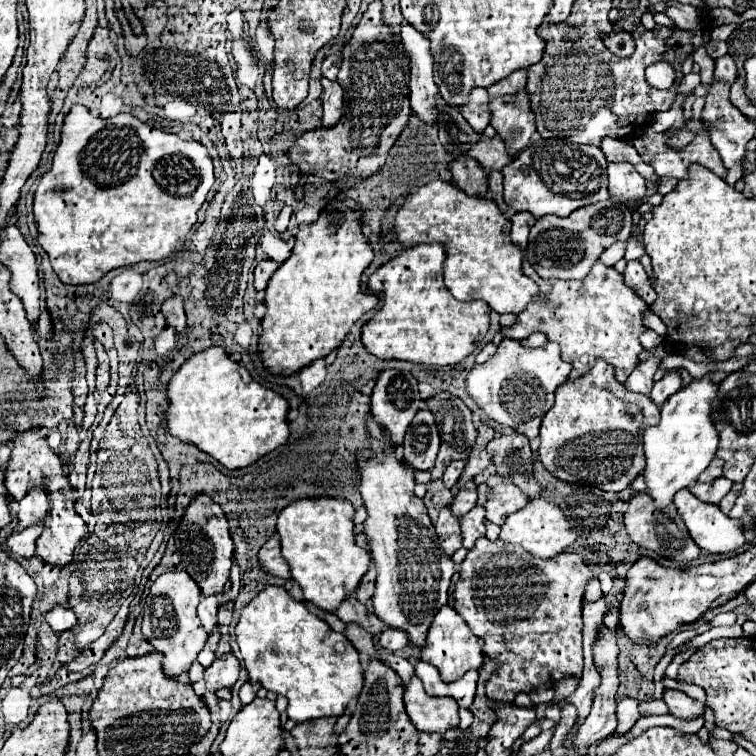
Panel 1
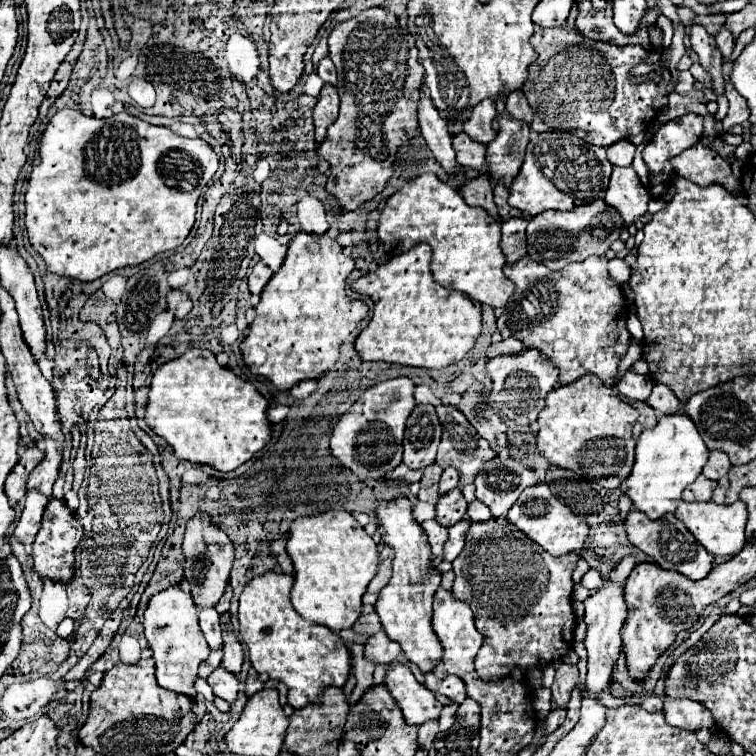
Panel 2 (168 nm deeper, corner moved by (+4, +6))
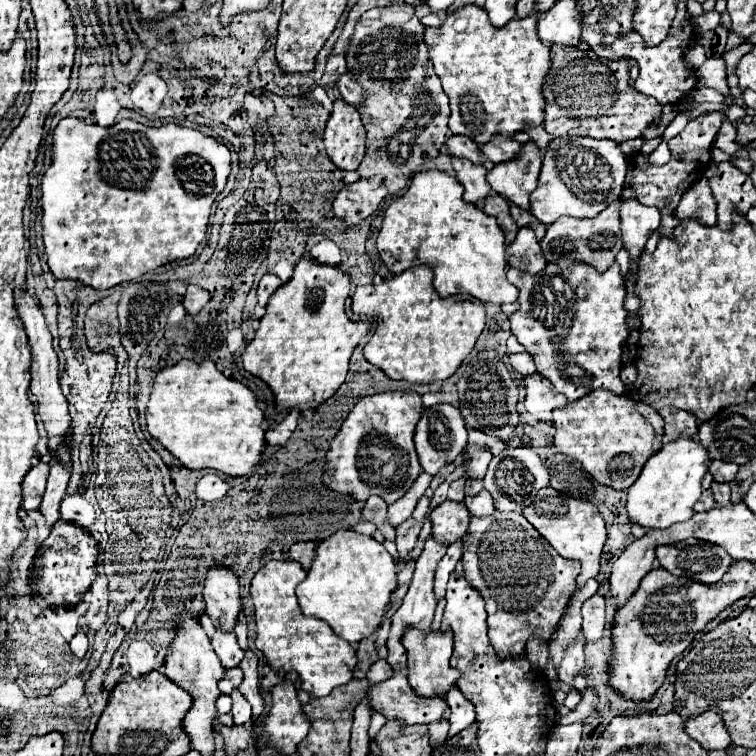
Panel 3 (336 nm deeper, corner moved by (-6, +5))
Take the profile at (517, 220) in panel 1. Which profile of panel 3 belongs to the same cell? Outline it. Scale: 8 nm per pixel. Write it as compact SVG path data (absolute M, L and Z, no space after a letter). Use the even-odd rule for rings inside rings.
M528 226L518 230L514 242L508 244L506 252L508 252L508 264L518 270L538 274L546 266L546 258L540 250L540 242L534 230Z

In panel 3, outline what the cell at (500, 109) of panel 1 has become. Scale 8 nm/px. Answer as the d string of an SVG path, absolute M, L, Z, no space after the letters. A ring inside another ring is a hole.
M528 140L526 144L522 144L520 158L496 164L488 172L488 182L496 194L528 210L530 206L528 196L536 188L540 166L542 166L542 150L532 140Z

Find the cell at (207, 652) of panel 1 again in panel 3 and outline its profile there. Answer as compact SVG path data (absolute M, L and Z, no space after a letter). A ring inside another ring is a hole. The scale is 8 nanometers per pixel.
M238 666L228 668L226 674L224 674L224 678L220 678L220 690L224 694L230 694L234 688L238 688L240 680L242 680L242 670Z

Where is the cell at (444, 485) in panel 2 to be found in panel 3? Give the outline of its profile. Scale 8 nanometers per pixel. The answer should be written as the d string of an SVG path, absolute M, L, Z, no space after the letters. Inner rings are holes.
M458 478L450 484L450 490L448 490L448 500L454 500L454 502L462 502L464 500L464 482L466 478Z

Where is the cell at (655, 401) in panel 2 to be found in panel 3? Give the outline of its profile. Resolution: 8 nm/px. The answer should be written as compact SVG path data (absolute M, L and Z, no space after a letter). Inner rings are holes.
M664 406L660 410L666 426L664 426L664 436L666 440L678 438L678 436L694 436L698 430L698 420L694 414L688 414L686 410L672 410L670 406Z

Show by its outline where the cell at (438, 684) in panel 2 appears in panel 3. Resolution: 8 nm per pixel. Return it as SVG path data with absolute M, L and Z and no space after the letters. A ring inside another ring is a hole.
M456 686L446 694L446 702L452 710L452 714L448 718L450 720L448 736L462 732L466 726L470 726L476 720L476 710L474 710L472 702L468 702L468 698L464 698L464 694L460 694L460 690Z

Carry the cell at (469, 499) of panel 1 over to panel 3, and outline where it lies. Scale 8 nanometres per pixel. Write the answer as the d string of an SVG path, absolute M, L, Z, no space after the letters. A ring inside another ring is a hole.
M446 500L430 512L430 520L432 520L432 536L440 542L452 544L454 540L466 534L470 512L464 506L464 502Z

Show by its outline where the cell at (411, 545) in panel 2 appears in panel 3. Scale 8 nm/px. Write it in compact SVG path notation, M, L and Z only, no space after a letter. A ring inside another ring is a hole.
M408 628L404 630L404 638L402 644L408 652L408 678L410 678L410 686L416 690L416 694L420 696L436 696L436 694L444 694L448 692L454 684L456 678L460 678L460 672L456 672L456 668L452 668L450 656L452 656L452 632L450 630L416 630L416 628Z

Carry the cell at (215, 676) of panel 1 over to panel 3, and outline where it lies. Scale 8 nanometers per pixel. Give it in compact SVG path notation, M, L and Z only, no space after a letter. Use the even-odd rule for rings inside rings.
M232 690L230 694L232 698L232 716L234 716L234 724L246 724L250 718L252 718L252 708L248 706L248 700L236 690Z

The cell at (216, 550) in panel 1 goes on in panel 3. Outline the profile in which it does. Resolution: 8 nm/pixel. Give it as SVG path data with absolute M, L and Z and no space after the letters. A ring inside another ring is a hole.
M212 564L204 580L204 602L206 614L212 618L216 628L234 630L234 622L242 608L238 594L238 578L230 566Z

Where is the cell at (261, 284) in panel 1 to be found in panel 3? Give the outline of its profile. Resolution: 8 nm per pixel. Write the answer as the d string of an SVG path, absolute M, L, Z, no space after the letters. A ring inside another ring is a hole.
M264 274L262 280L260 280L260 284L258 284L258 304L260 304L260 306L266 306L268 300L270 300L270 296L274 294L274 290L276 290L280 284L282 284L282 282L280 282L278 276L274 276L274 274Z

